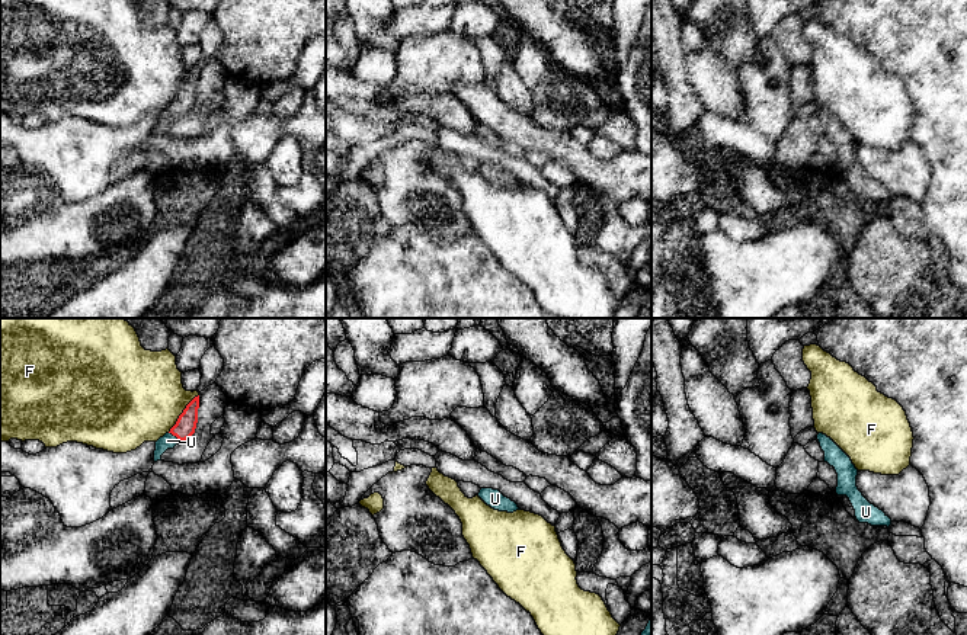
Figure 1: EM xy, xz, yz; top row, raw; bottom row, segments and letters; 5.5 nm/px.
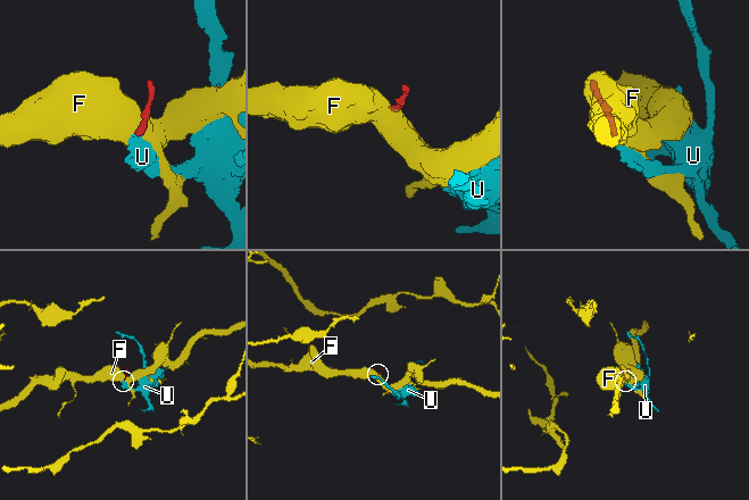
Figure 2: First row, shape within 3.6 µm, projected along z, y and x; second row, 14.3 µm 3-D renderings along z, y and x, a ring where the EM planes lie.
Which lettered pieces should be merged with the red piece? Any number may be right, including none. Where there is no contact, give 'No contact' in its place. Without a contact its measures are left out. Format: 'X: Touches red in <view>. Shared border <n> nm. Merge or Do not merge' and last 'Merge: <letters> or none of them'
F: Touches red in xy. Shared border 280 nm. Do not merge
U: Touches red in xy. Shared border 90 nm. Merge
Merge: U

